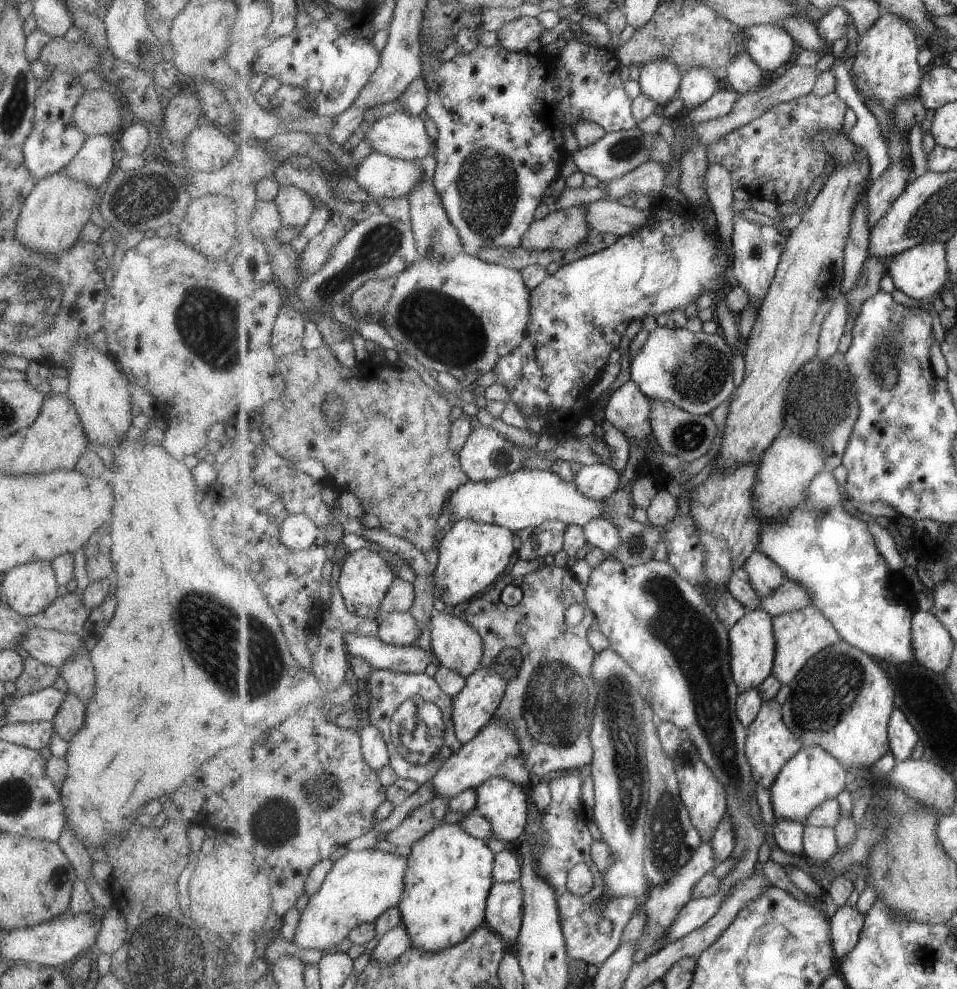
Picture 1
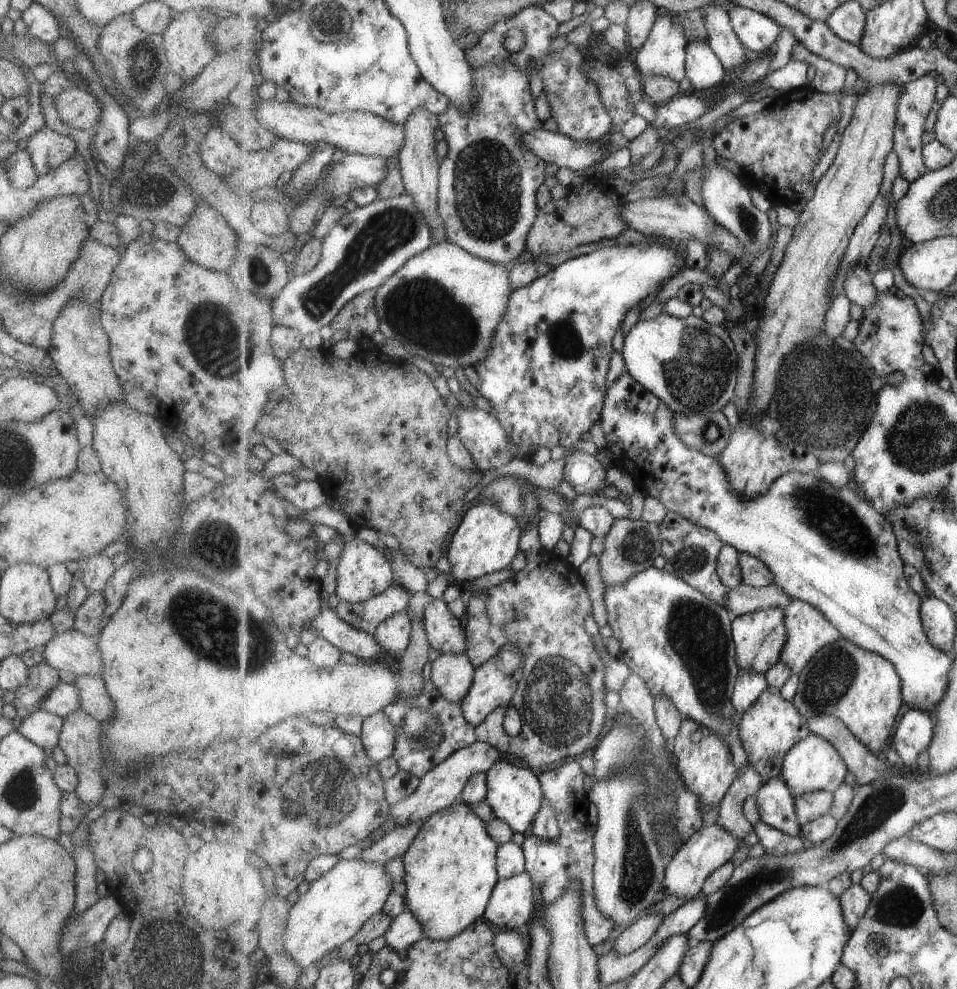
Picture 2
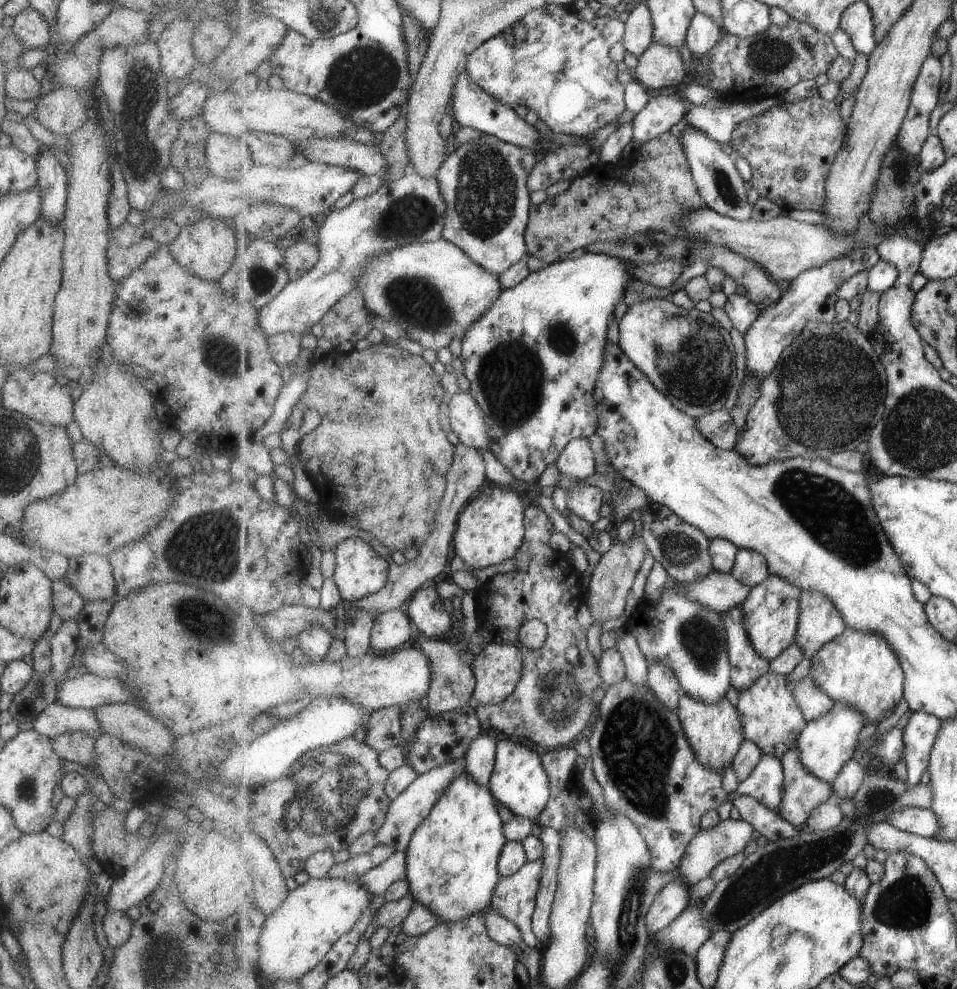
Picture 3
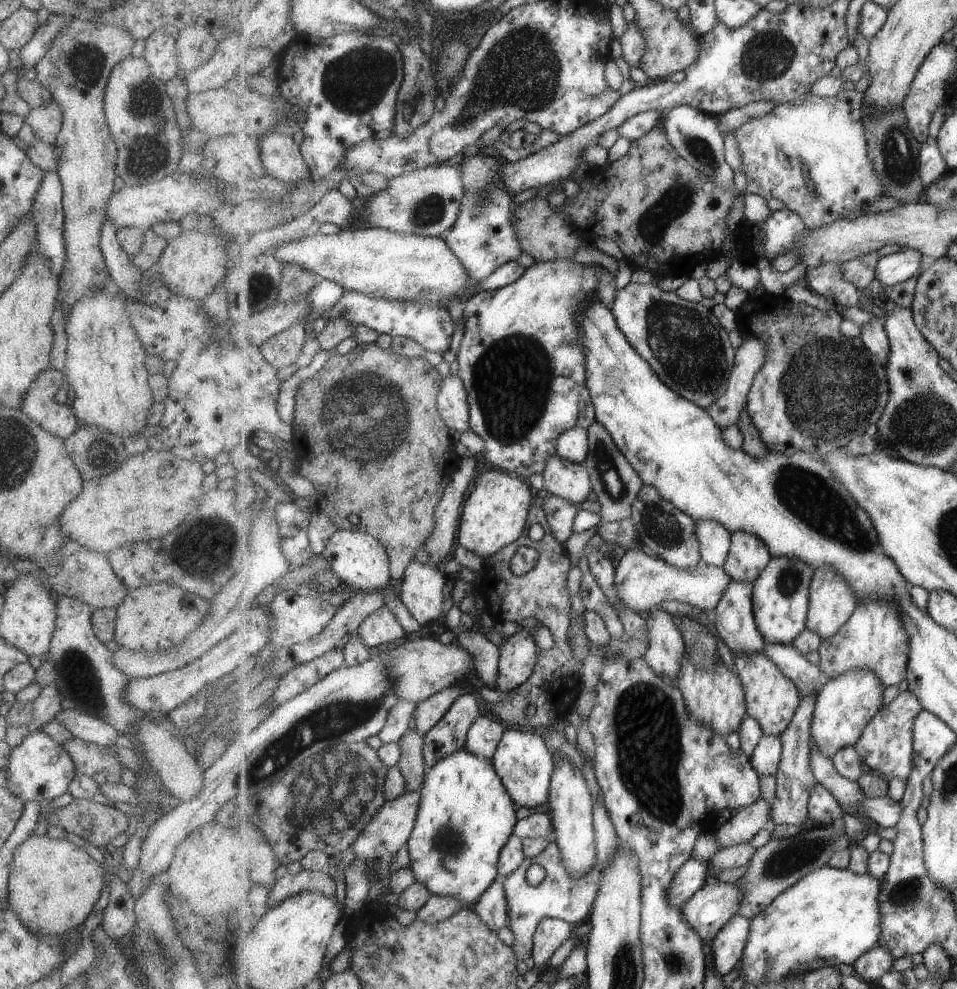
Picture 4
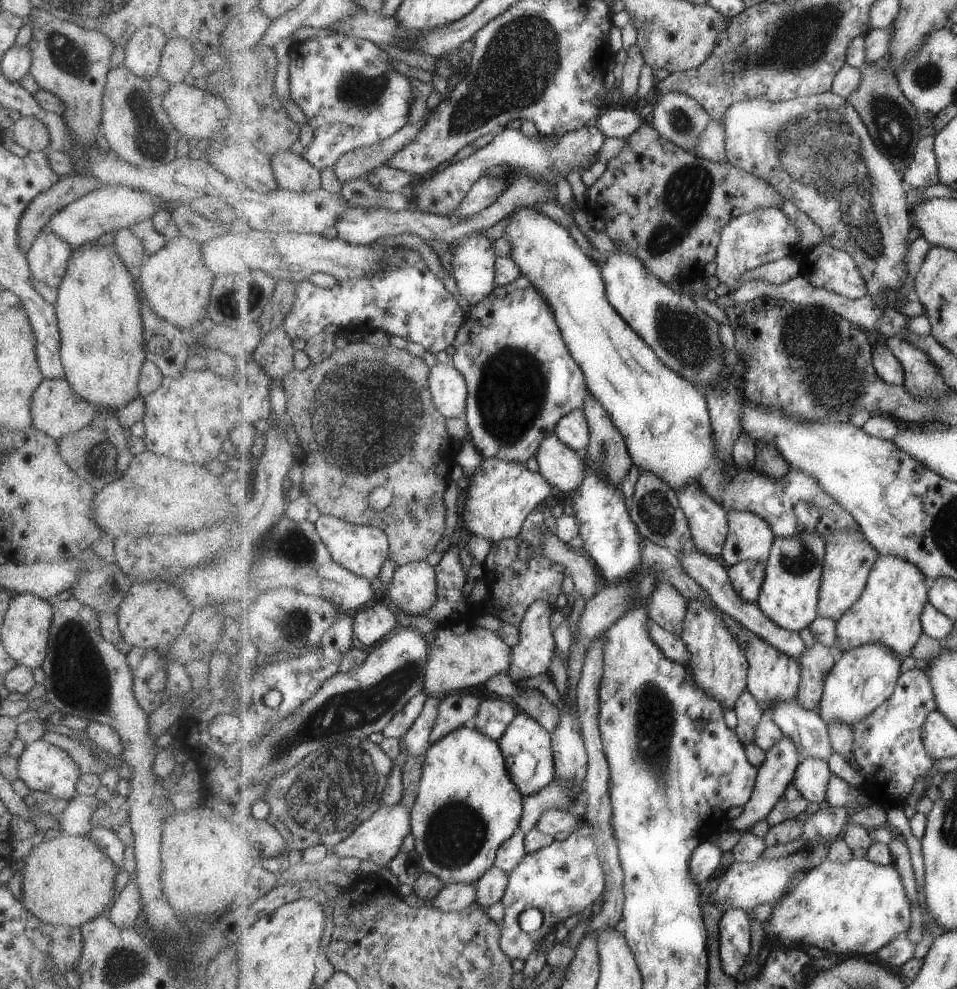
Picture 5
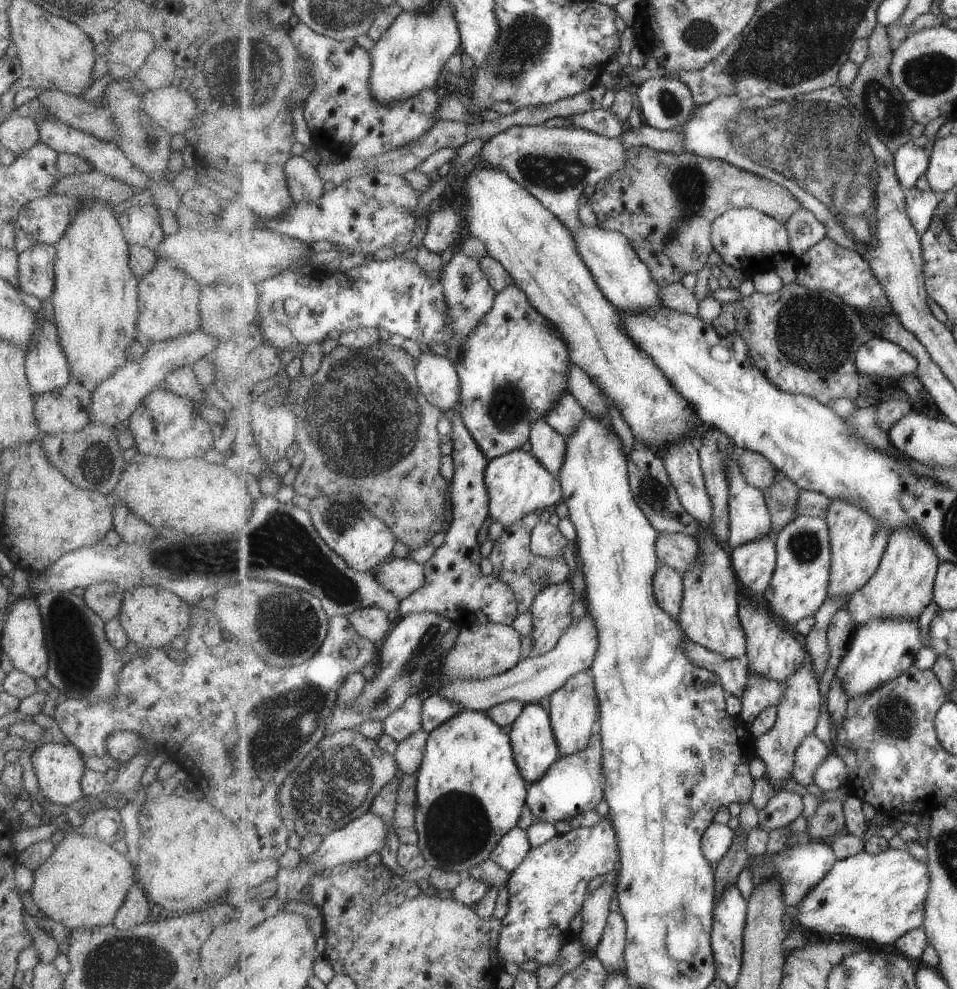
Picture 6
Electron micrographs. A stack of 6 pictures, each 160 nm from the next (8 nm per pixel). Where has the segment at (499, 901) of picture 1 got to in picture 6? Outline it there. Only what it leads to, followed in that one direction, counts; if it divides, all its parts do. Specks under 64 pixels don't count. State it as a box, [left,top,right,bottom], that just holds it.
[499,817,621,967]

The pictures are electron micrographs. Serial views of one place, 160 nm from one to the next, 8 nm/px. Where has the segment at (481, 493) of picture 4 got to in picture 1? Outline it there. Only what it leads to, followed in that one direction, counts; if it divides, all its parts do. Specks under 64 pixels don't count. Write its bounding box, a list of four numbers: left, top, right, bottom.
[433,519,519,608]

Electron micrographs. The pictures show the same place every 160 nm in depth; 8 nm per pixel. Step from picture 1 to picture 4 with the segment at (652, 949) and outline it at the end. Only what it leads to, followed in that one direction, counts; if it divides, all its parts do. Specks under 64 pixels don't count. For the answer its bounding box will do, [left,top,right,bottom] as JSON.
[714,798,772,847]

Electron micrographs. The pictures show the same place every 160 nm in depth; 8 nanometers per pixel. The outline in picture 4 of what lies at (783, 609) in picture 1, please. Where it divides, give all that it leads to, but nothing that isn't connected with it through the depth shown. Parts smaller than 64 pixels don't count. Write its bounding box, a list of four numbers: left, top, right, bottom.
[616,546,732,615]

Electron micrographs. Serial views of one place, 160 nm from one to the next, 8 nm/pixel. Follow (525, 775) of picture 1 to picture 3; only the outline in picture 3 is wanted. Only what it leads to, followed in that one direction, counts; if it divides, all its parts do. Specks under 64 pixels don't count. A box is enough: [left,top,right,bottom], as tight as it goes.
[378,761,466,852]

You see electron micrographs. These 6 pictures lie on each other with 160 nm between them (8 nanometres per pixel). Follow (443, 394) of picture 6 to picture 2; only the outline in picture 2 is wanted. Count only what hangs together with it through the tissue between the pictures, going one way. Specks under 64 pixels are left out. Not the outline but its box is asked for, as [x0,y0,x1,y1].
[454,409,516,472]

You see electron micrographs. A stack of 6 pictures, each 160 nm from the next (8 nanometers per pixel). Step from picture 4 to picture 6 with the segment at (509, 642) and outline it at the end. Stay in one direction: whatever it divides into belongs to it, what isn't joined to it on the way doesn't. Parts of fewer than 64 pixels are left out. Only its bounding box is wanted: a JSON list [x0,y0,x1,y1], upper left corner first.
[529,582,579,657]

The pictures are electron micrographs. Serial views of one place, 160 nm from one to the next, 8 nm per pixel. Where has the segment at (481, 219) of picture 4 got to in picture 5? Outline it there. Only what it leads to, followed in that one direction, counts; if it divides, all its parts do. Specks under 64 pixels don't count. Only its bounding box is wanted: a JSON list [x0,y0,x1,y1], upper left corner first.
[452,233,499,304]

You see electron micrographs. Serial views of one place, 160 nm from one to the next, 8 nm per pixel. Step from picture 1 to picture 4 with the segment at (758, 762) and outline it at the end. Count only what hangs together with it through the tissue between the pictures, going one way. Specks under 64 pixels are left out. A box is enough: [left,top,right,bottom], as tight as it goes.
[734,654,803,735]

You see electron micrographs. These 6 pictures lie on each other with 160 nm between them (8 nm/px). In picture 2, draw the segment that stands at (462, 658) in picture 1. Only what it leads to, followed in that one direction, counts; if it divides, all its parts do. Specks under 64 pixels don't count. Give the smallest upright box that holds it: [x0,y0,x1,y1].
[425,599,468,655]

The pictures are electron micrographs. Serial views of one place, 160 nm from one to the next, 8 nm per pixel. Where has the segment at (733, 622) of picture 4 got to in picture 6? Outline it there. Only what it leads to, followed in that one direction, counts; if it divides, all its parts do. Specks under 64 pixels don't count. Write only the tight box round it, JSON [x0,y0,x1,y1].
[730,537,776,595]

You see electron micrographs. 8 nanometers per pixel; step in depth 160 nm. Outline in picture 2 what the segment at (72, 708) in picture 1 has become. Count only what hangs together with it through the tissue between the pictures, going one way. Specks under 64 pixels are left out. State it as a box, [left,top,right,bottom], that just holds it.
[57,707,108,810]

